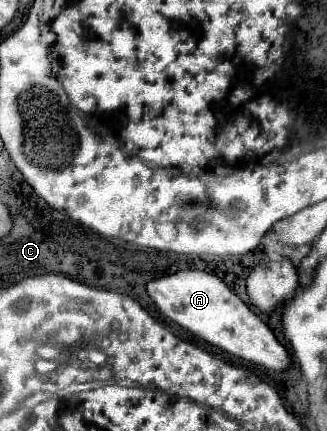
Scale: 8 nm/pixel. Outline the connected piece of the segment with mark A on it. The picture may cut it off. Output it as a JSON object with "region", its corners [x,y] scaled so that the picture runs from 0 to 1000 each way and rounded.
{"region":[[[547,626],[535,636],[450,654],[443,673],[505,738],[602,775],[627,794],[841,863],[890,849],[878,812],[853,798],[829,761],[664,640],[615,626]]]}

